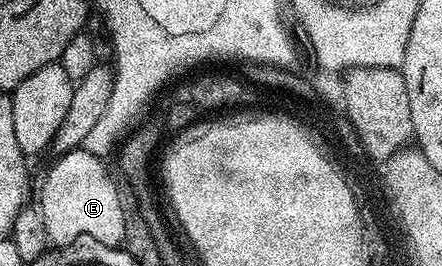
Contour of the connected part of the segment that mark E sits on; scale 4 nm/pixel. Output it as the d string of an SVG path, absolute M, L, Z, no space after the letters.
M83 149L65 151L48 171L38 206L46 221L46 233L53 244L74 241L79 235L94 237L110 247L123 244L124 217L118 201L116 179L108 175L105 160Z

